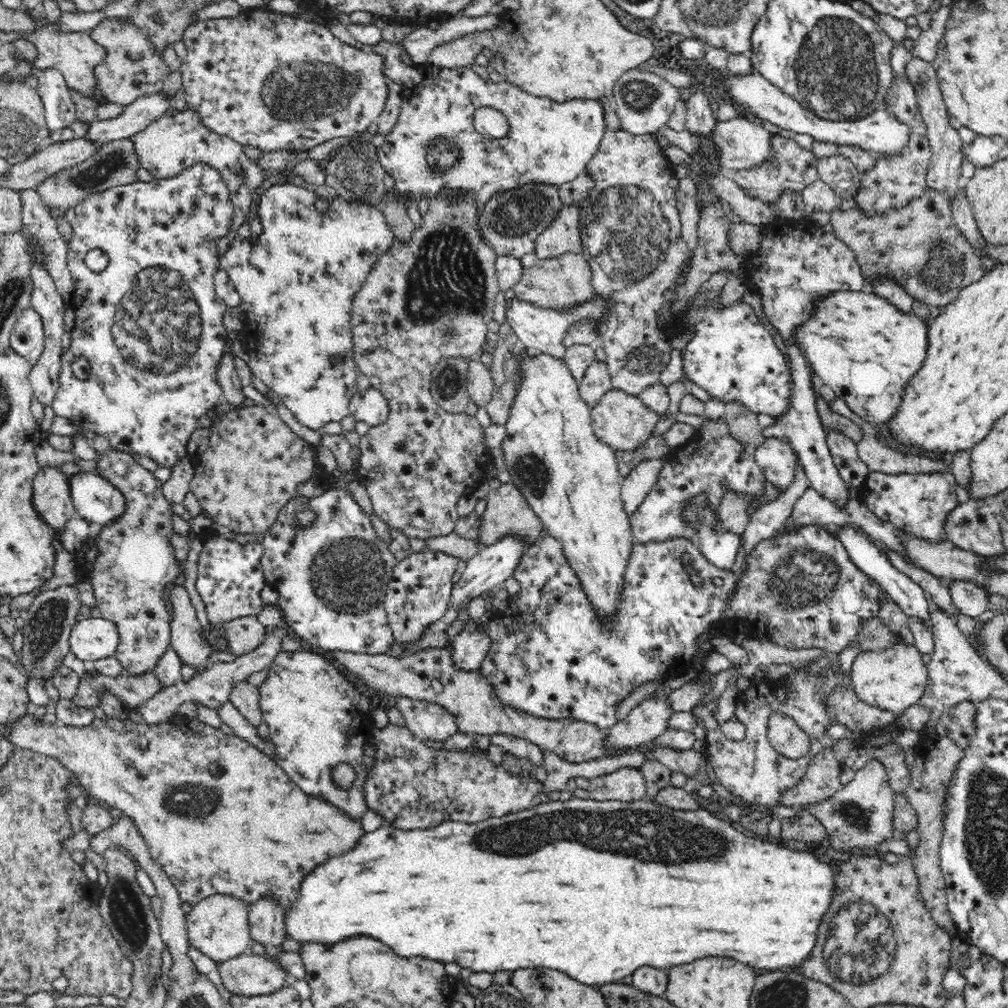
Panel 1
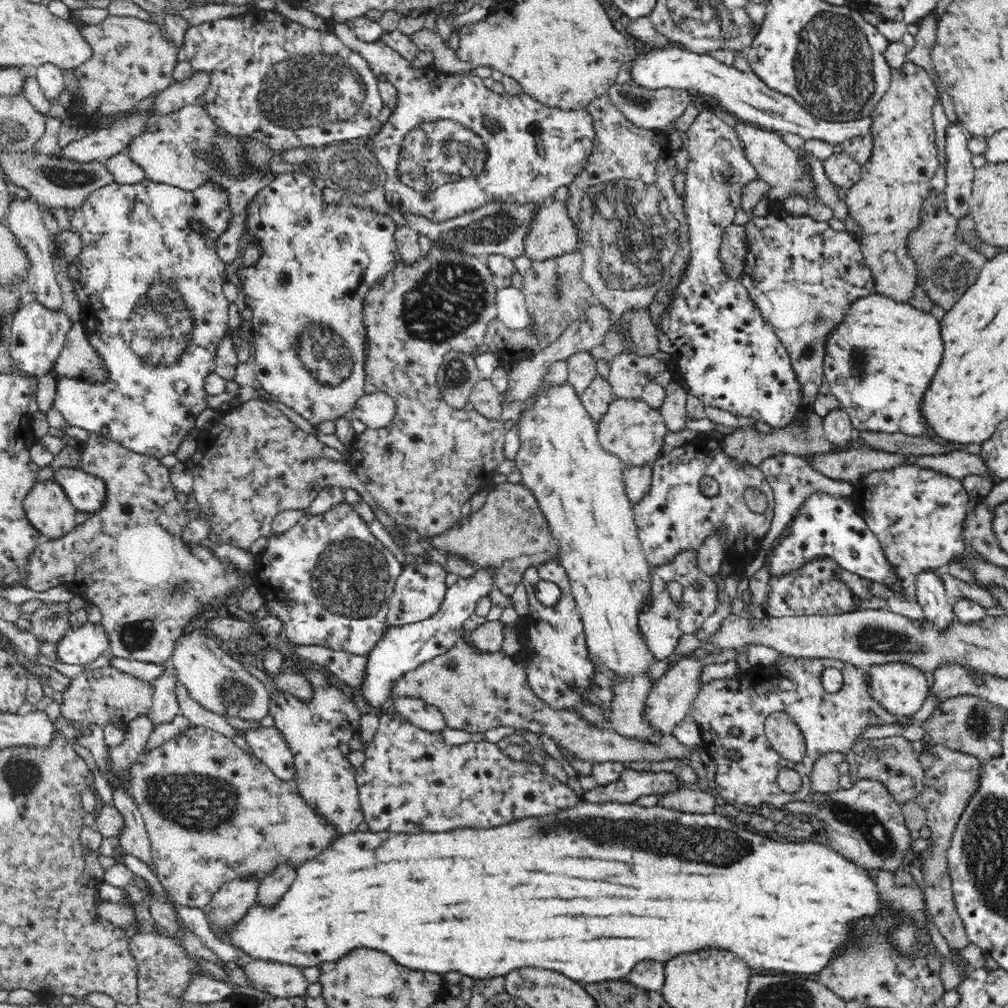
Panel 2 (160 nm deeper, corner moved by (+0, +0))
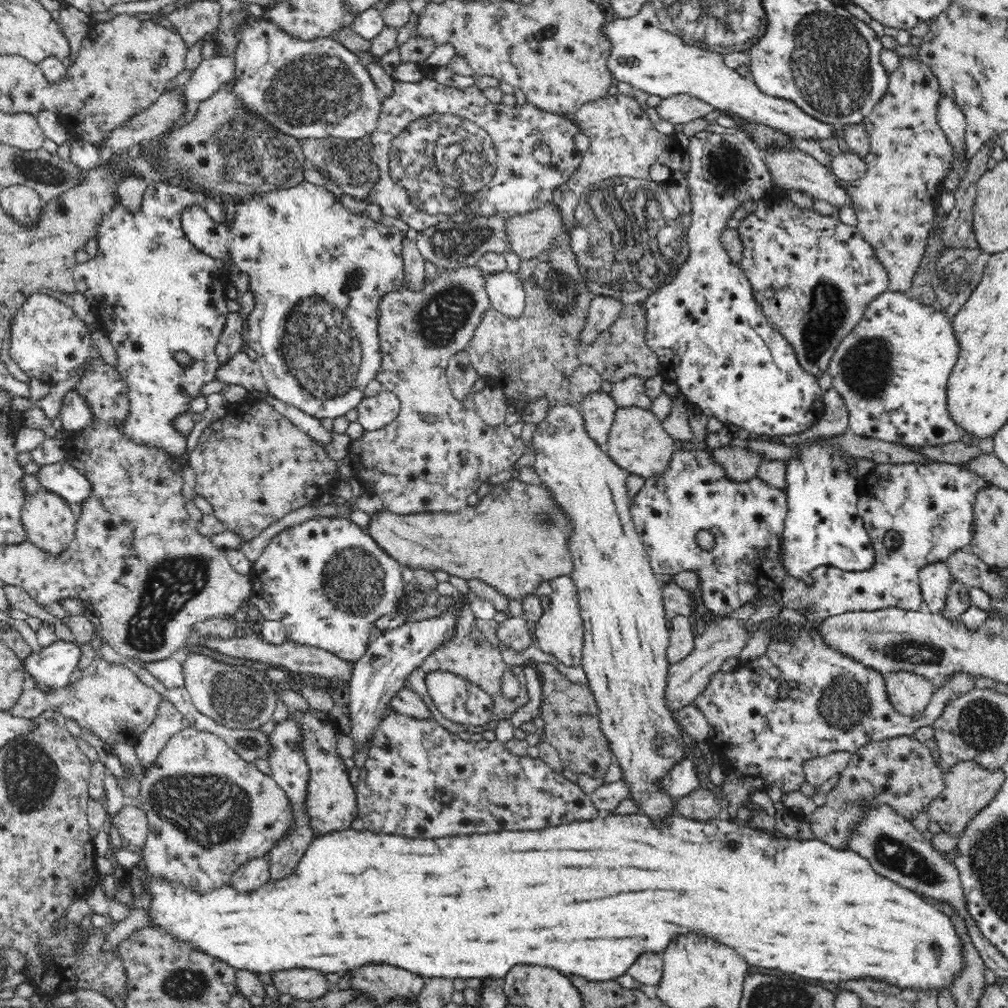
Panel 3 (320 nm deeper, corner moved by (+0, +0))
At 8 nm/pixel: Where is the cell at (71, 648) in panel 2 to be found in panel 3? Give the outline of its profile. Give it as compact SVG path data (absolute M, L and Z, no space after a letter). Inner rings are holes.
M56 639L50 646L42 647L38 652L31 654L22 661L25 673L25 687L41 689L46 686L50 690L58 690L68 685L69 672L76 669L80 664L80 648L77 643L63 639Z

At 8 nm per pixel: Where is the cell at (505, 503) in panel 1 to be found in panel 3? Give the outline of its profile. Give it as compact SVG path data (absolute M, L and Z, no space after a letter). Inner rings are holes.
M512 478L494 485L491 491L478 501L476 505L466 505L456 512L416 512L416 514L394 514L383 507L382 509L370 514L370 522L364 528L364 531L378 543L382 551L386 551L392 559L398 561L400 566L408 567L413 571L416 569L428 570L432 573L442 570L450 576L457 576L464 580L480 580L498 592L504 594L512 600L522 600L525 596L534 595L537 586L544 581L551 581L559 576L570 577L573 571L573 560L569 549L569 536L573 533L573 522L567 517L567 514L561 509L561 506L555 501L550 489L544 484L526 483L520 479Z

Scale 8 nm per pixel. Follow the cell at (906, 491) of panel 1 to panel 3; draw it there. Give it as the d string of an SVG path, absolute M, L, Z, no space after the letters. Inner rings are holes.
M677 449L670 461L670 464L665 470L665 473L652 478L647 478L644 486L642 486L642 490L631 497L630 512L635 524L636 533L638 533L638 536L642 539L642 545L644 545L644 550L648 553L648 558L653 571L658 574L658 576L662 574L671 574L673 576L673 574L678 574L682 571L694 571L694 573L698 575L700 600L702 600L703 605L708 609L708 611L717 617L730 617L732 612L737 608L746 606L747 604L750 604L756 611L756 609L762 605L762 601L764 599L772 598L774 602L779 605L780 610L783 610L784 608L791 608L792 610L801 611L805 618L806 626L809 629L814 628L814 630L819 630L819 626L825 621L825 618L847 612L870 612L888 607L898 607L904 610L922 610L921 605L923 596L921 593L921 585L919 584L920 569L928 566L928 564L932 564L932 562L947 560L948 556L950 556L952 552L968 547L973 536L973 504L975 503L977 492L988 486L987 480L982 475L976 474L976 471L968 468L967 466L948 463L930 463L928 465L910 463L877 463L871 471L858 478L857 484L857 493L859 496L857 502L858 514L863 518L866 532L868 533L868 536L870 536L870 541L872 541L872 548L874 549L874 564L872 564L868 570L862 570L862 572L846 572L845 570L840 570L835 566L820 566L809 573L809 580L806 581L788 574L783 565L783 548L780 546L781 542L784 540L783 530L789 511L785 491L783 489L771 487L764 483L762 479L757 477L743 483L730 480L726 477L726 473L724 473L722 465L714 464L710 455L710 450L700 452L693 450L690 452L684 452ZM686 456L692 456L692 458L690 458L690 462L688 462L688 464L690 464L690 474L688 474L688 476L686 476ZM700 530L710 530L710 532L714 534L715 545L711 549L704 550L698 545L698 543L696 543L696 532L700 532ZM890 530L895 530L902 538L902 542L900 542L900 545L895 549L888 548L884 545L884 536L886 536Z

